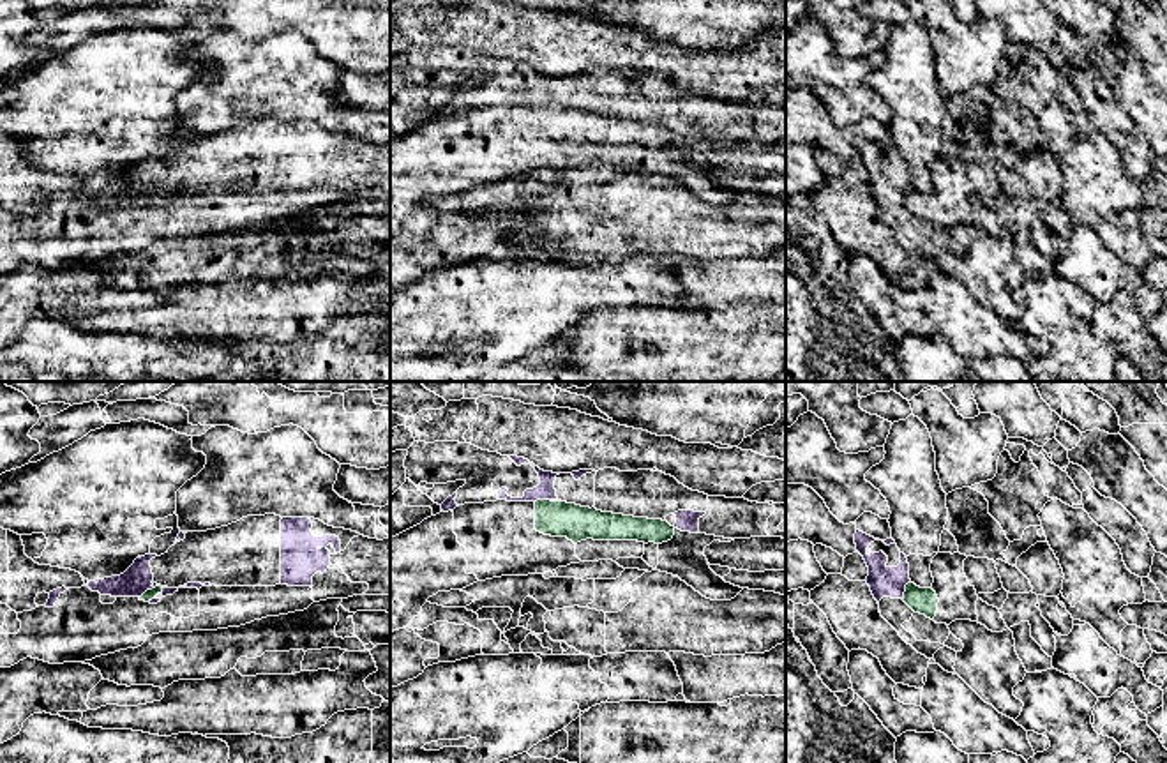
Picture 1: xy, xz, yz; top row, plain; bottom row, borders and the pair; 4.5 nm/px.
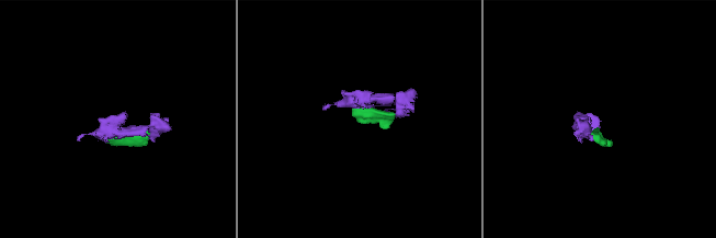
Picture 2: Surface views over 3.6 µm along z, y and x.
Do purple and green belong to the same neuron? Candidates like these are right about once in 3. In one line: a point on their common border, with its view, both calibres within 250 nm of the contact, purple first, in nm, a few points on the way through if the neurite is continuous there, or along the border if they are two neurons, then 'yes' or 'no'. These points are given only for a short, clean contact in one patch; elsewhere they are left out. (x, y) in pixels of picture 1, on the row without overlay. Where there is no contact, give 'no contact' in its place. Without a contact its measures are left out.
yz (904, 195) | 140/120 nm | along yz (910, 184), (903, 203) | no

